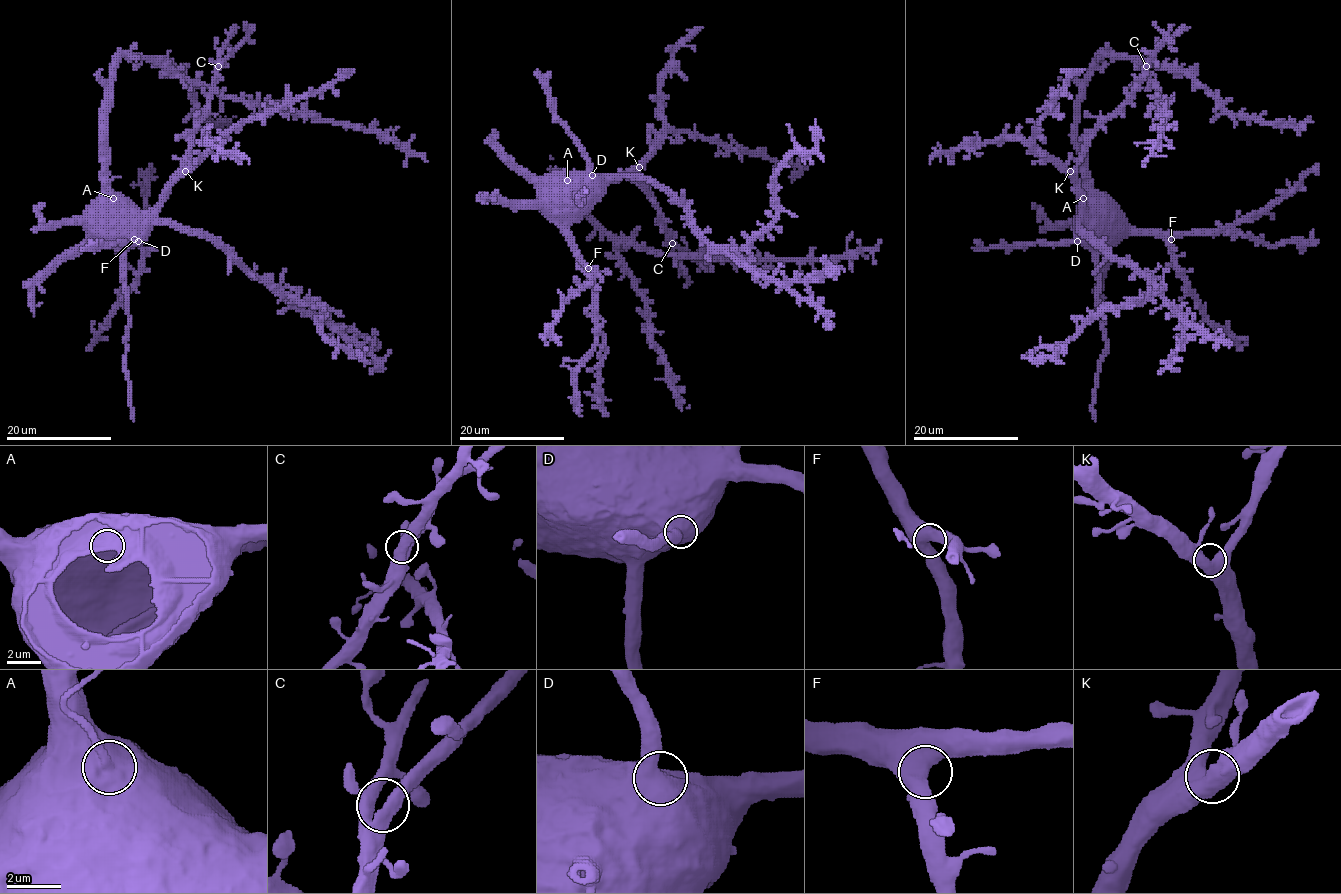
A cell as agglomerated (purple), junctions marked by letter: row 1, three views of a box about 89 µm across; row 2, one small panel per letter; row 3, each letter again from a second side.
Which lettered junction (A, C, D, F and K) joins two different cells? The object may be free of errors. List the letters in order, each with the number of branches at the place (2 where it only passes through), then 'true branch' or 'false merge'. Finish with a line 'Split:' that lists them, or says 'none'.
A: 2 | false merge
C: 2 | true branch
D: 2 | true branch
F: 2 | true branch
K: 2 | true branch
Split: A

